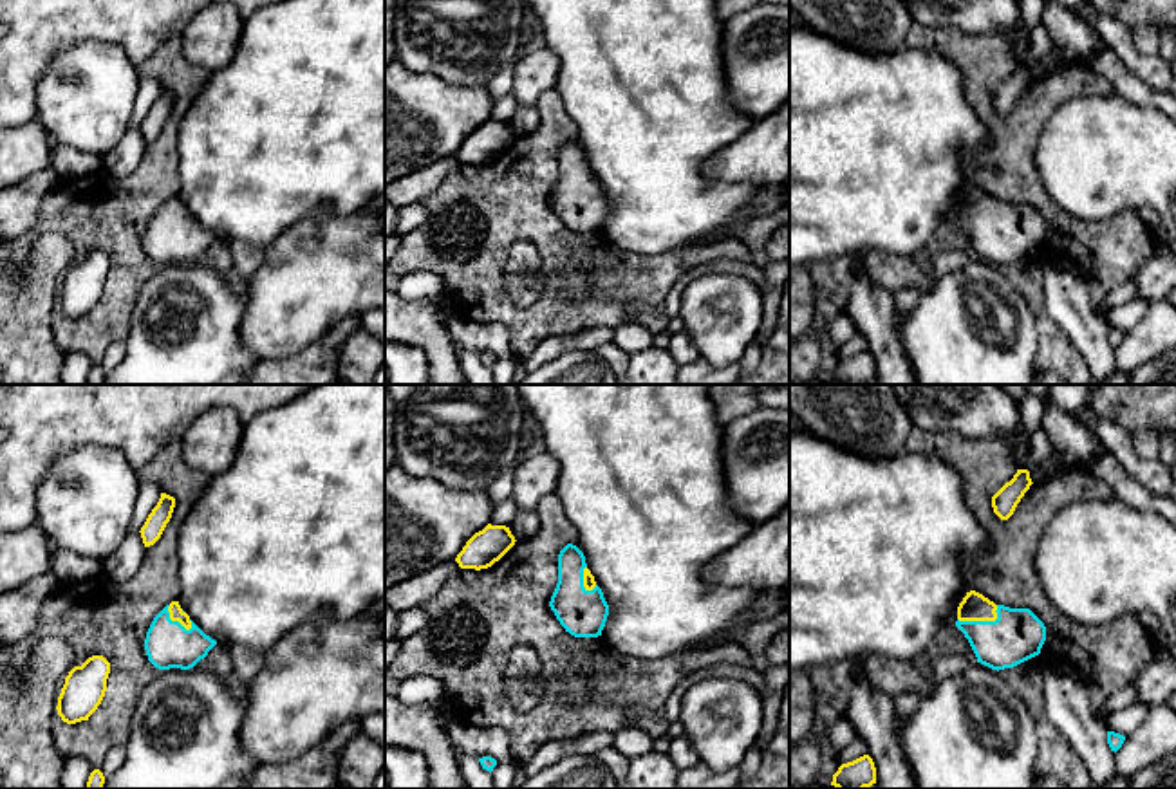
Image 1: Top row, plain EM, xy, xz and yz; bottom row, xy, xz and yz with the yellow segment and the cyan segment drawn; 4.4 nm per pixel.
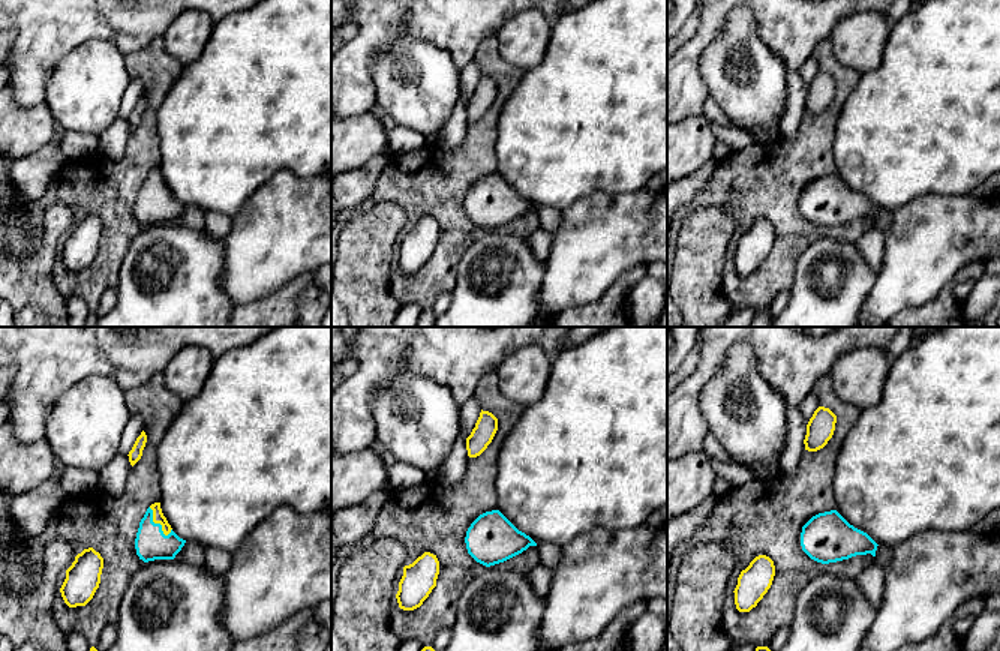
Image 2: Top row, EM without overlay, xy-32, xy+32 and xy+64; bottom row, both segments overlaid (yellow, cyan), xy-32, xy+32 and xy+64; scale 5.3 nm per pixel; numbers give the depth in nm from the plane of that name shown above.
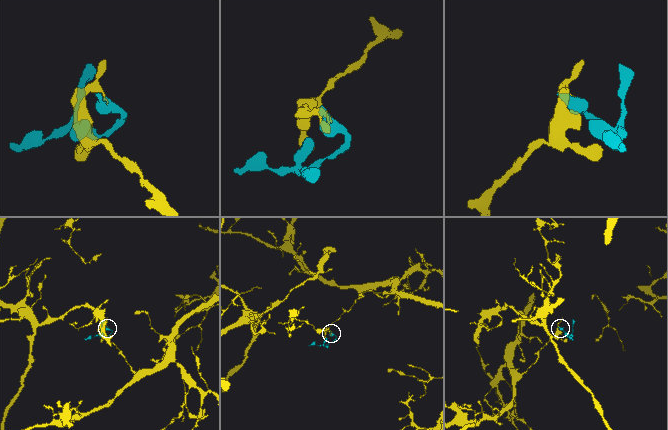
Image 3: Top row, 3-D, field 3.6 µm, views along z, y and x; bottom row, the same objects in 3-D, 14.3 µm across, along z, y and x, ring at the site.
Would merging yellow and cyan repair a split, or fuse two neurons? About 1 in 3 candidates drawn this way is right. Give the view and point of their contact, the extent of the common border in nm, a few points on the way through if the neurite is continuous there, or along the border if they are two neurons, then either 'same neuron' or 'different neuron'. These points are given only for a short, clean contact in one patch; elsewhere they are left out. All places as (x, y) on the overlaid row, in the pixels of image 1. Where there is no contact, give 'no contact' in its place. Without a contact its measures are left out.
contact yz (983, 620); length 200 nm; way yz (974, 607), (983, 620), (998, 634), (1017, 634); same neuron

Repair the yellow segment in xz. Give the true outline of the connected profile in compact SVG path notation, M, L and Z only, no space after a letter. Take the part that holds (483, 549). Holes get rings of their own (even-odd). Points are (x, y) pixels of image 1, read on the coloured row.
M488 524L466 542L455 562L461 569L488 569L499 562L515 542L509 527Z

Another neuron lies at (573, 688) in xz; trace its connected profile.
M567 672L556 681L544 677L542 682L546 693L551 693L567 708L582 706L593 695L591 681L578 672Z

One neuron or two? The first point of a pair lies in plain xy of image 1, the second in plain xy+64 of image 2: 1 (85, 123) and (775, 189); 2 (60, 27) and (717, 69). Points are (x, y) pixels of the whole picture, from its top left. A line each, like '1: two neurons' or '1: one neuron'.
1: two neurons
2: two neurons

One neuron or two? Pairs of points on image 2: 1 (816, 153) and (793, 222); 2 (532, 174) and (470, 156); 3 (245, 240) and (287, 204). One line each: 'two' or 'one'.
1: one
2: two
3: one

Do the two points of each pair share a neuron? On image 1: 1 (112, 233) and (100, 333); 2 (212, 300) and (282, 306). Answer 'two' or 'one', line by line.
1: one
2: two

